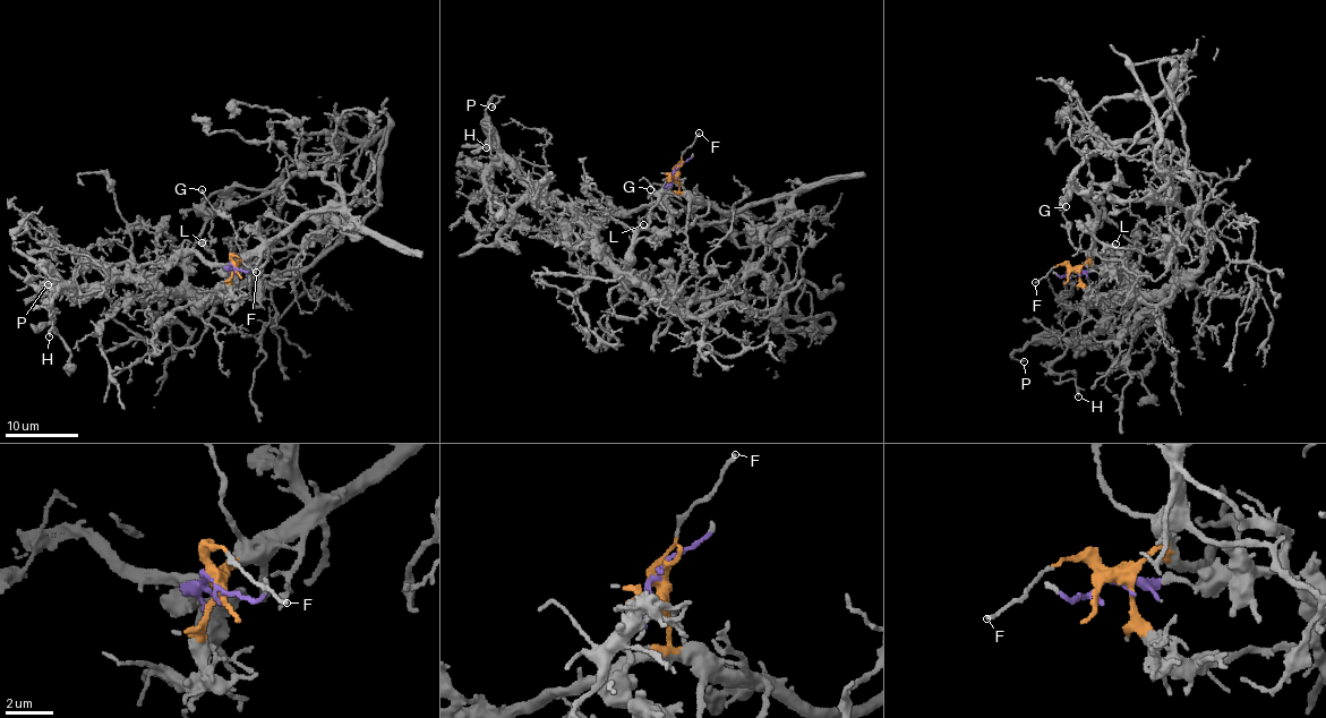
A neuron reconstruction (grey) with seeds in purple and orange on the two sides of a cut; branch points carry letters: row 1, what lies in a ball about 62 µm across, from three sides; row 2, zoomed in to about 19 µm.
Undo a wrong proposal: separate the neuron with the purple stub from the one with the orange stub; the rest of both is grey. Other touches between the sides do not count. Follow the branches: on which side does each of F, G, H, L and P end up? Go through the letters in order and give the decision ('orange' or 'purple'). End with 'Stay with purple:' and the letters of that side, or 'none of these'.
F: orange
G: orange
H: purple
L: purple
P: purple
Stay with purple: H, L, P

